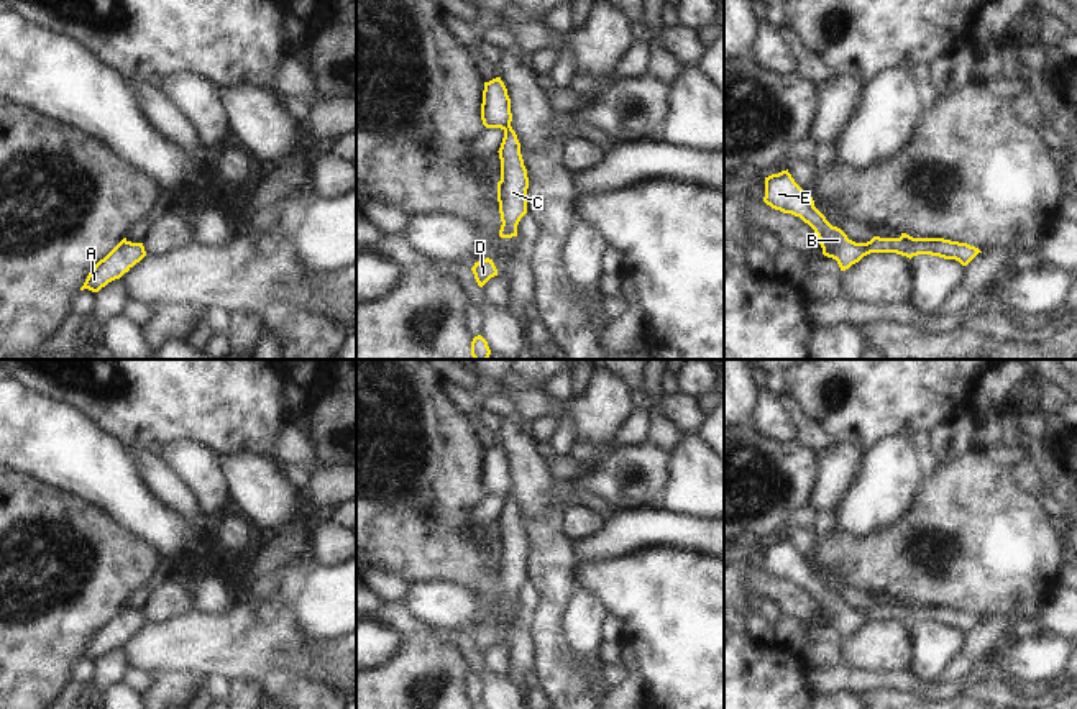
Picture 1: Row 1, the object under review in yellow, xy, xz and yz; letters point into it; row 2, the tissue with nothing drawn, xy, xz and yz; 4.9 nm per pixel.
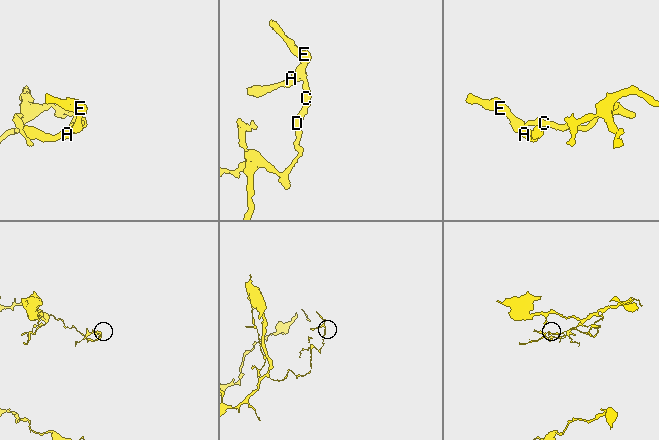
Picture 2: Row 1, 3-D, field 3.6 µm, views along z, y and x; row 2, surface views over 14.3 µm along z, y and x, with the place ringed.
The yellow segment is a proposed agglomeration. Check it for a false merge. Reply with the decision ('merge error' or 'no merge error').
no merge error

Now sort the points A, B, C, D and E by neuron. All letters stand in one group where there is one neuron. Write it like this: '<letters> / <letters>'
A B C D E

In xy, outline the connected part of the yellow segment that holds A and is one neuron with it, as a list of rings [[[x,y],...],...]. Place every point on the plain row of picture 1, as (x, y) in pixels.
[[[123,606],[103,627],[89,640],[80,658],[99,660],[108,650],[120,647],[146,624],[143,611],[131,611]]]

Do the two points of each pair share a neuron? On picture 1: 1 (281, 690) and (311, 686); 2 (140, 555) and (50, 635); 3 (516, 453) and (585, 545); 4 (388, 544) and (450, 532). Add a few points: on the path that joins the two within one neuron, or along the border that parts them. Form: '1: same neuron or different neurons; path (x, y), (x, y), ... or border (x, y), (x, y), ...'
1: same neuron; path (288, 690), (304, 690)
2: same neuron; path (117, 568), (73, 612)
3: different neurons; border (570, 542), (577, 563)
4: same neuron; path (403, 532), (435, 532)

